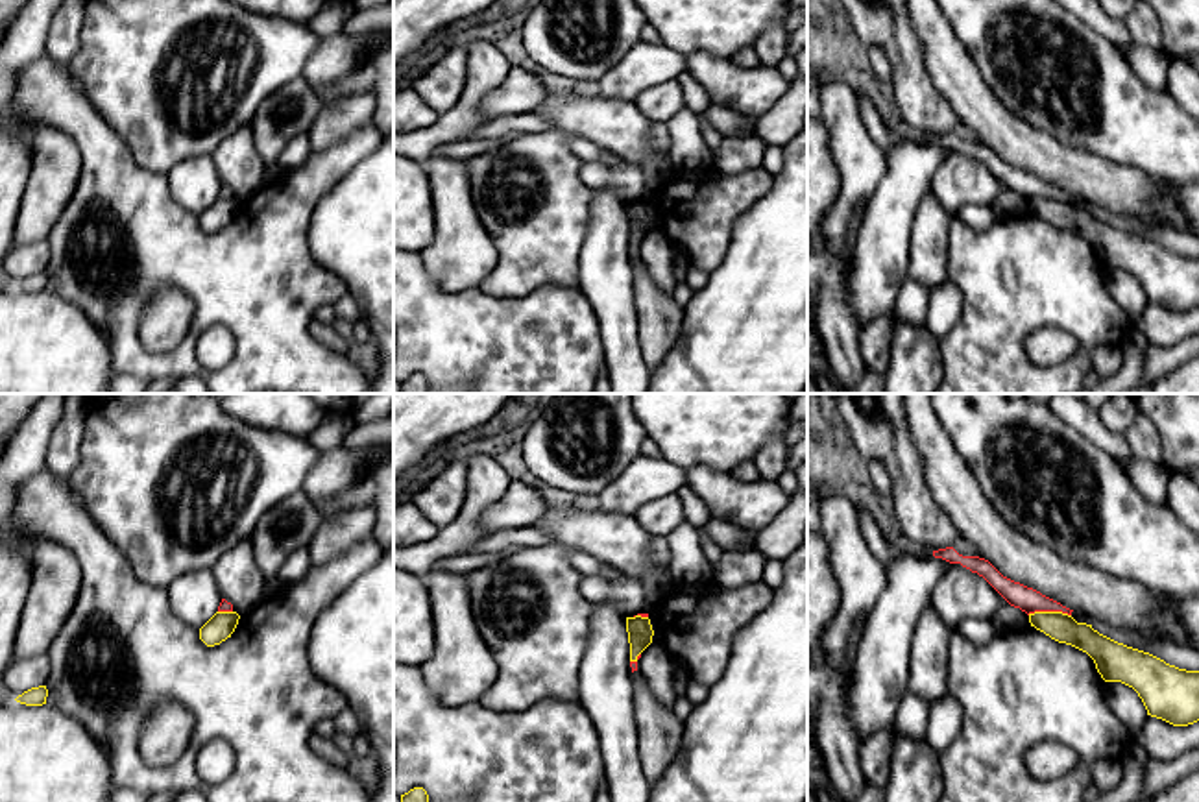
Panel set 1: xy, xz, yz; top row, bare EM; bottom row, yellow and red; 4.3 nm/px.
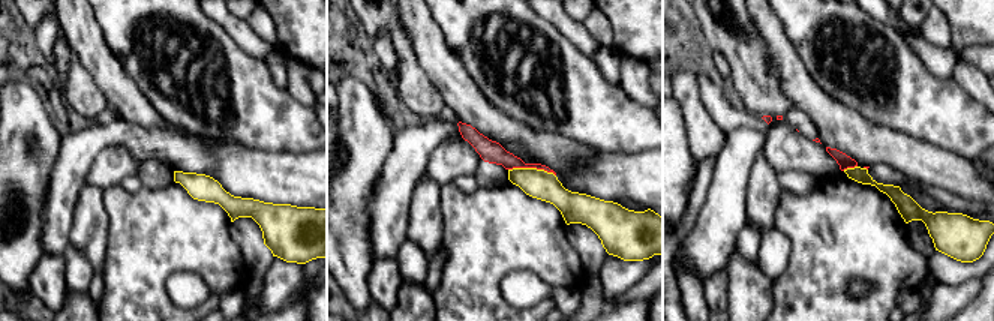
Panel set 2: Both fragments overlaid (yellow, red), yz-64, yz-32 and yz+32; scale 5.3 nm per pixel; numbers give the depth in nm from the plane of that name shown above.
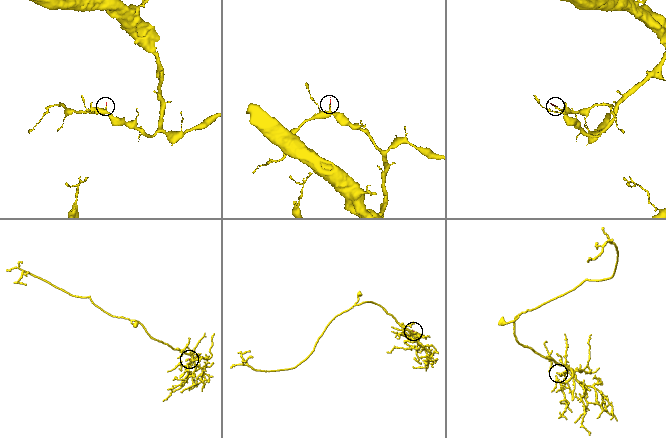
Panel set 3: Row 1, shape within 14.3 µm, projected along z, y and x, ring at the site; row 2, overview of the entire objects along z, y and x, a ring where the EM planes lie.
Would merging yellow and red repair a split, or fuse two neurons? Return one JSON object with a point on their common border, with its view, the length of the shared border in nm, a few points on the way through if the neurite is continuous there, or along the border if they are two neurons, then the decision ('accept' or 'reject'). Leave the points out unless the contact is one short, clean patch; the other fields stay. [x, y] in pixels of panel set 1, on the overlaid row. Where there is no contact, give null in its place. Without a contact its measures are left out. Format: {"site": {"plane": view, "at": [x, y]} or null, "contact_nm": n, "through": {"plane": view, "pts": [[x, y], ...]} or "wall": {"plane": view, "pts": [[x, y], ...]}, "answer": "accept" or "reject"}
{"site": {"plane": "yz", "at": [1050, 612]}, "contact_nm": 190, "wall": {"plane": "yz", "pts": [[1028, 614], [1066, 612], [1070, 616]]}, "answer": "reject"}

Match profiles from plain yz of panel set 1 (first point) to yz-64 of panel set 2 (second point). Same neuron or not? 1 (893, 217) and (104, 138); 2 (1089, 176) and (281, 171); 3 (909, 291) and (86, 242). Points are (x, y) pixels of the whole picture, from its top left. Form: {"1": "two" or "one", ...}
{"1": "one", "2": "two", "3": "two"}

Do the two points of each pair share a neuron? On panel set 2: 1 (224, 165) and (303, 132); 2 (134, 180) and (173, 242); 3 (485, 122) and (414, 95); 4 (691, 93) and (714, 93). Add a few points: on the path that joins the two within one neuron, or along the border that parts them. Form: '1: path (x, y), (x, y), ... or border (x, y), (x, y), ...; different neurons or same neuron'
1: border (228, 137), (255, 149), (293, 152), (296, 155); different neurons
2: border (120, 185), (131, 192), (137, 192), (141, 188); different neurons
3: border (428, 75), (447, 105); different neurons
4: border (694, 75), (703, 108), (715, 125); different neurons

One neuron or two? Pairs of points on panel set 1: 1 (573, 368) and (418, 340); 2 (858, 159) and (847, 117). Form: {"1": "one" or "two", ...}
{"1": "one", "2": "one"}

